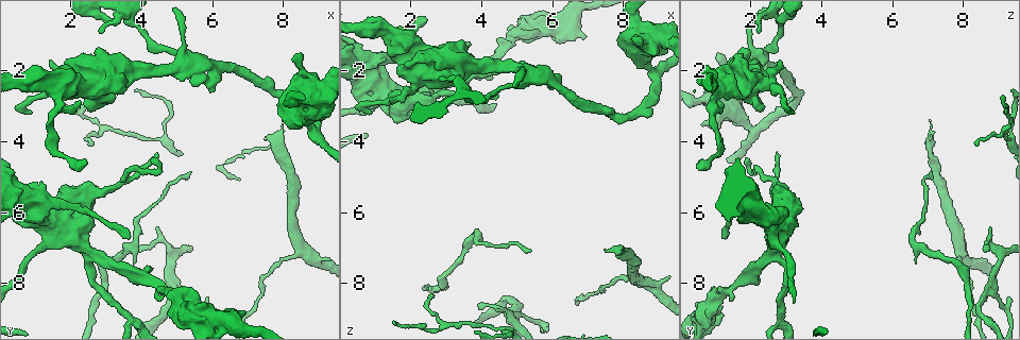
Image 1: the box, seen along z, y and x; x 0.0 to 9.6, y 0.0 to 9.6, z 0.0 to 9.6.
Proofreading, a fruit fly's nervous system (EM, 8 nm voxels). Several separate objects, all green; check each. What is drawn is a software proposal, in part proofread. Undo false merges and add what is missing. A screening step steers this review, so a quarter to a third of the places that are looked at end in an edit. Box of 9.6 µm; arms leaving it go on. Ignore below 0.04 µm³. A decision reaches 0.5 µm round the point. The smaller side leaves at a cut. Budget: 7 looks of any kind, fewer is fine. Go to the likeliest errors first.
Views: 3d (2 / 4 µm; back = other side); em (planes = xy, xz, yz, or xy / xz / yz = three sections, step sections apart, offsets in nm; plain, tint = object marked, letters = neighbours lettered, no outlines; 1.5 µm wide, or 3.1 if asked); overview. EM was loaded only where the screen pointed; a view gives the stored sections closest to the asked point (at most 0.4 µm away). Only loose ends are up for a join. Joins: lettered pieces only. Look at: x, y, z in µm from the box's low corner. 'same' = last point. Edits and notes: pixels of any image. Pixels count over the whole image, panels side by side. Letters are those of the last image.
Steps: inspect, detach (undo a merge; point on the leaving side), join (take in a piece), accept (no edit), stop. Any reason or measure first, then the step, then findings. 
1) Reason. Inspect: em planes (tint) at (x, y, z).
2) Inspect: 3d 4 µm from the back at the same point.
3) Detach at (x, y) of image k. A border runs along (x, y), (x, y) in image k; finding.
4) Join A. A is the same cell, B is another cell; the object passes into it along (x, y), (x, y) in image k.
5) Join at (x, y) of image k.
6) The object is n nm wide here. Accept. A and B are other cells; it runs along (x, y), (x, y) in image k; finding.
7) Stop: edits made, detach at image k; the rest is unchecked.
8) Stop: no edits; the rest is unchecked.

End of a long branch. Inspect: em planes (letters) at (7.95, 3.60, 7.15).

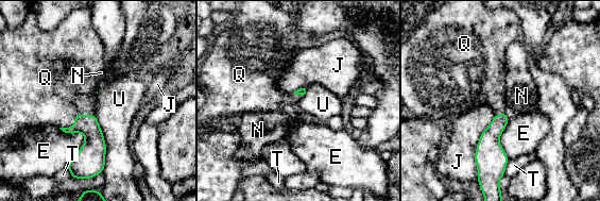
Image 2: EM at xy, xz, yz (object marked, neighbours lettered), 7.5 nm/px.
Join Q. Q is the same cell, E, J, N, T and U are other cells; the object passes into it along (88, 124), (74, 117), (53, 91) in image 2; the neuron continues.

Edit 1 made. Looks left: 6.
Inspect: overview.

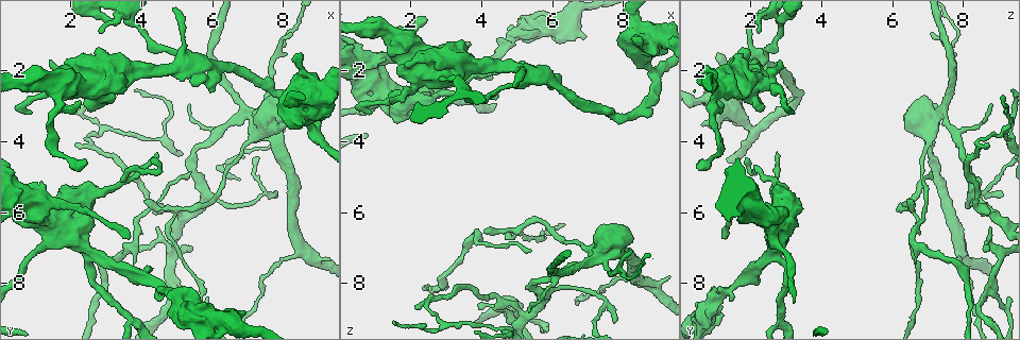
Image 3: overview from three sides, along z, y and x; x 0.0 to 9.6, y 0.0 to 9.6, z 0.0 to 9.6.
Three-way junction. Inspect: em planes (letters) at (5.00, 8.10, 8.85).

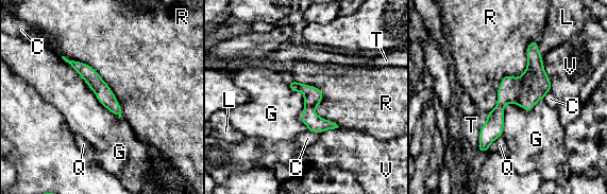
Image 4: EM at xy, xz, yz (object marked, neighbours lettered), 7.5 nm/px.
Accept. C, G, L, Q, R, T and V are other cells; a border runs along (537, 40), (487, 113) in image 4; continuous, no second neuron.

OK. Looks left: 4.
Stop: edits made, join at image 2; the rest is unchecked.

